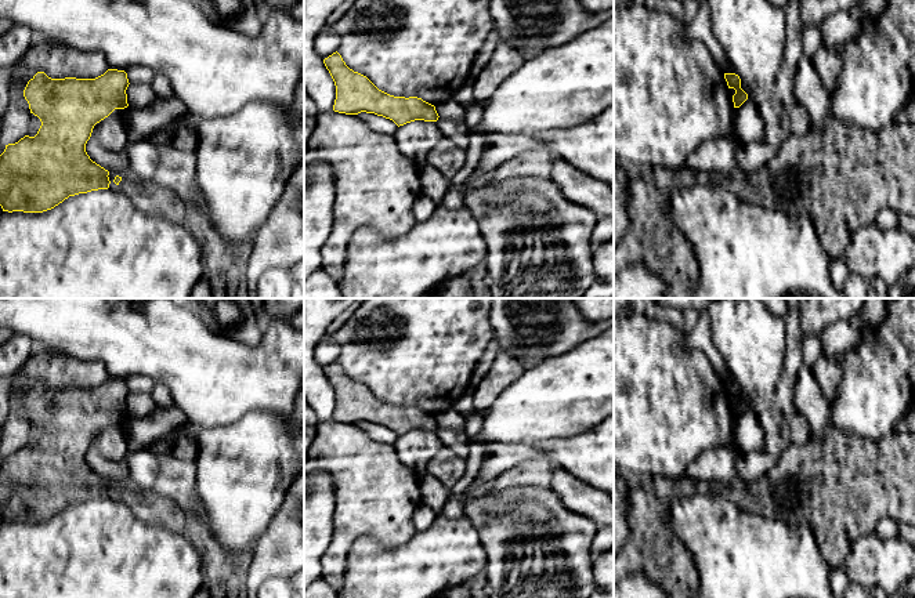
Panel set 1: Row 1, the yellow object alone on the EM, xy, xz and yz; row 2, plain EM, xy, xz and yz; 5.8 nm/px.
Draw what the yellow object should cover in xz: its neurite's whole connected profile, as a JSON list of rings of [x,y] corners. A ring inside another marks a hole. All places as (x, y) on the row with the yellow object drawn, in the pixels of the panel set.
[[[336,51],[323,59],[334,86],[333,110],[346,115],[375,113],[398,127],[415,120],[437,122],[435,106],[417,97],[394,97],[379,90],[366,76],[354,72]]]

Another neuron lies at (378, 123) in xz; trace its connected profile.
[[[361,112],[357,116],[364,120],[370,130],[376,133],[395,135],[398,131],[398,126],[393,120],[386,119],[383,116],[366,112]]]

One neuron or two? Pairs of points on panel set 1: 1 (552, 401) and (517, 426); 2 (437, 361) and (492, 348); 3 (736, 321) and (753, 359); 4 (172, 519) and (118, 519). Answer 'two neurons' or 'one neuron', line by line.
1: one neuron
2: two neurons
3: one neuron
4: two neurons

